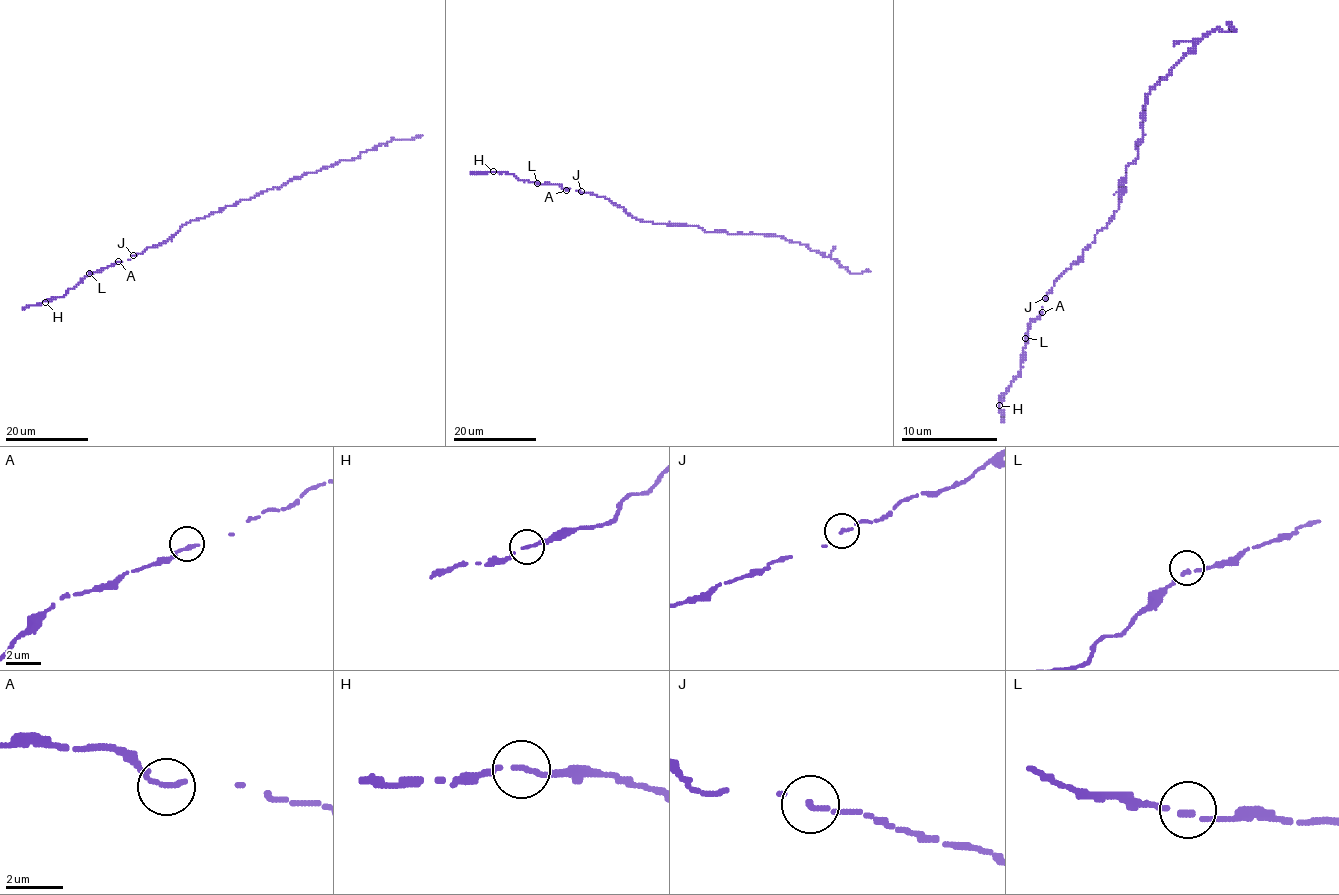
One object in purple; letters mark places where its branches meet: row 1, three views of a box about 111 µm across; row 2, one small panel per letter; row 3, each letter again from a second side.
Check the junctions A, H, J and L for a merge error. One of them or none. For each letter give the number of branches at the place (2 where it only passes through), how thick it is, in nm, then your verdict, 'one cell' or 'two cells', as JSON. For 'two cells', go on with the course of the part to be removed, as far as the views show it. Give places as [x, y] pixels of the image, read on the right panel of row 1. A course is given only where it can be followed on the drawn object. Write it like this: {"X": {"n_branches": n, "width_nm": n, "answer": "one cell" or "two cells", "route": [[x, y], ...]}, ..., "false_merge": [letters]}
{"A": {"n_branches": 1, "width_nm": 240, "answer": "one cell"}, "H": {"n_branches": 2, "width_nm": 160, "answer": "one cell"}, "J": {"n_branches": 2, "width_nm": 140, "answer": "one cell"}, "L": {"n_branches": 2, "width_nm": 190, "answer": "one cell"}, "false_merge": []}

